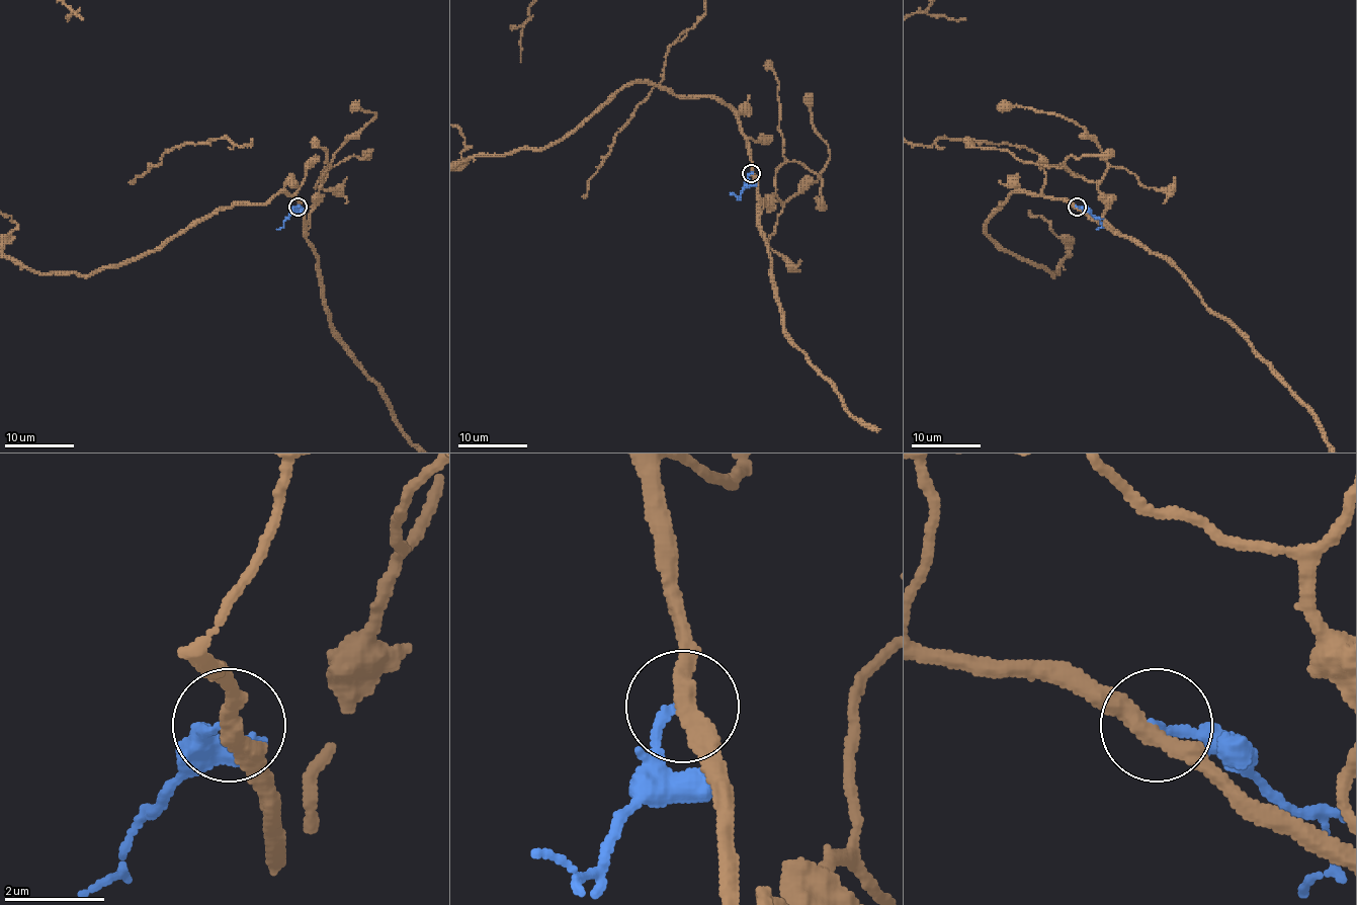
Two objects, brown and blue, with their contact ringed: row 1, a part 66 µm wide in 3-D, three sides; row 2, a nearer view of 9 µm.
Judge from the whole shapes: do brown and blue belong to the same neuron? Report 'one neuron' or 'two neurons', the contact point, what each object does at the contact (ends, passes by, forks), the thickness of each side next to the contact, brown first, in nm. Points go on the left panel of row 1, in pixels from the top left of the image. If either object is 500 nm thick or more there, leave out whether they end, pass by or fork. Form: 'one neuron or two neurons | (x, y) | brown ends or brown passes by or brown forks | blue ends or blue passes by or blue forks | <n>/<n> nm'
two neurons | (298, 207) | brown passes by | blue ends | 360/190 nm

